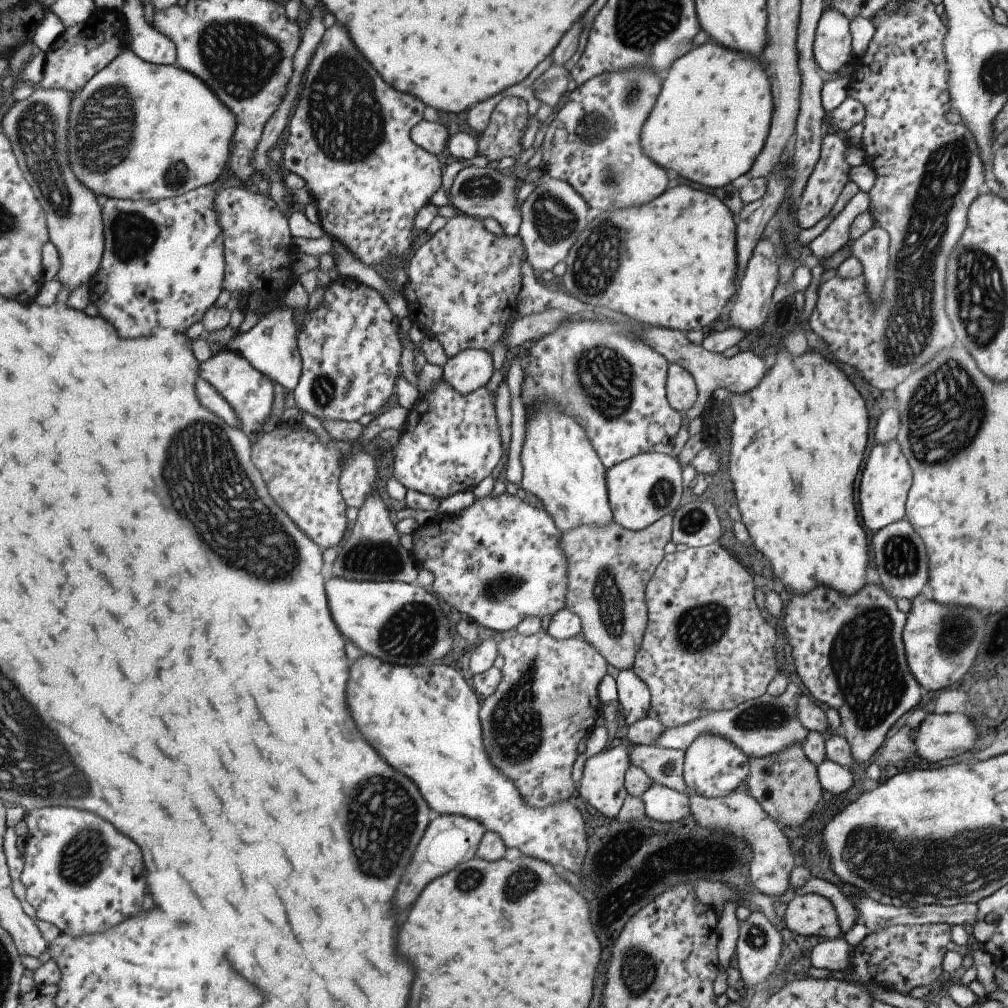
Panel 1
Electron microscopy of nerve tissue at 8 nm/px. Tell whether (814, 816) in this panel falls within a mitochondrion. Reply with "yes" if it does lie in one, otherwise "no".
no

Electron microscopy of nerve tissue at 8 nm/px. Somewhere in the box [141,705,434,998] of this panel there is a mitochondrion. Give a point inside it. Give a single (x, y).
(380, 817)

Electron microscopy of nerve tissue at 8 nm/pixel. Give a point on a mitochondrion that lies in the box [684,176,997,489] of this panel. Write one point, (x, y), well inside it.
(938, 395)

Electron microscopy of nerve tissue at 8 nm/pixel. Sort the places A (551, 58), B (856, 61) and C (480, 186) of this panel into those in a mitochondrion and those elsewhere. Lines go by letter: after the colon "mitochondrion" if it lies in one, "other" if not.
A: other
B: other
C: mitochondrion

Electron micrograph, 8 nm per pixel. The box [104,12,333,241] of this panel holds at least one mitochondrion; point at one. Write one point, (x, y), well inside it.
(241, 56)

